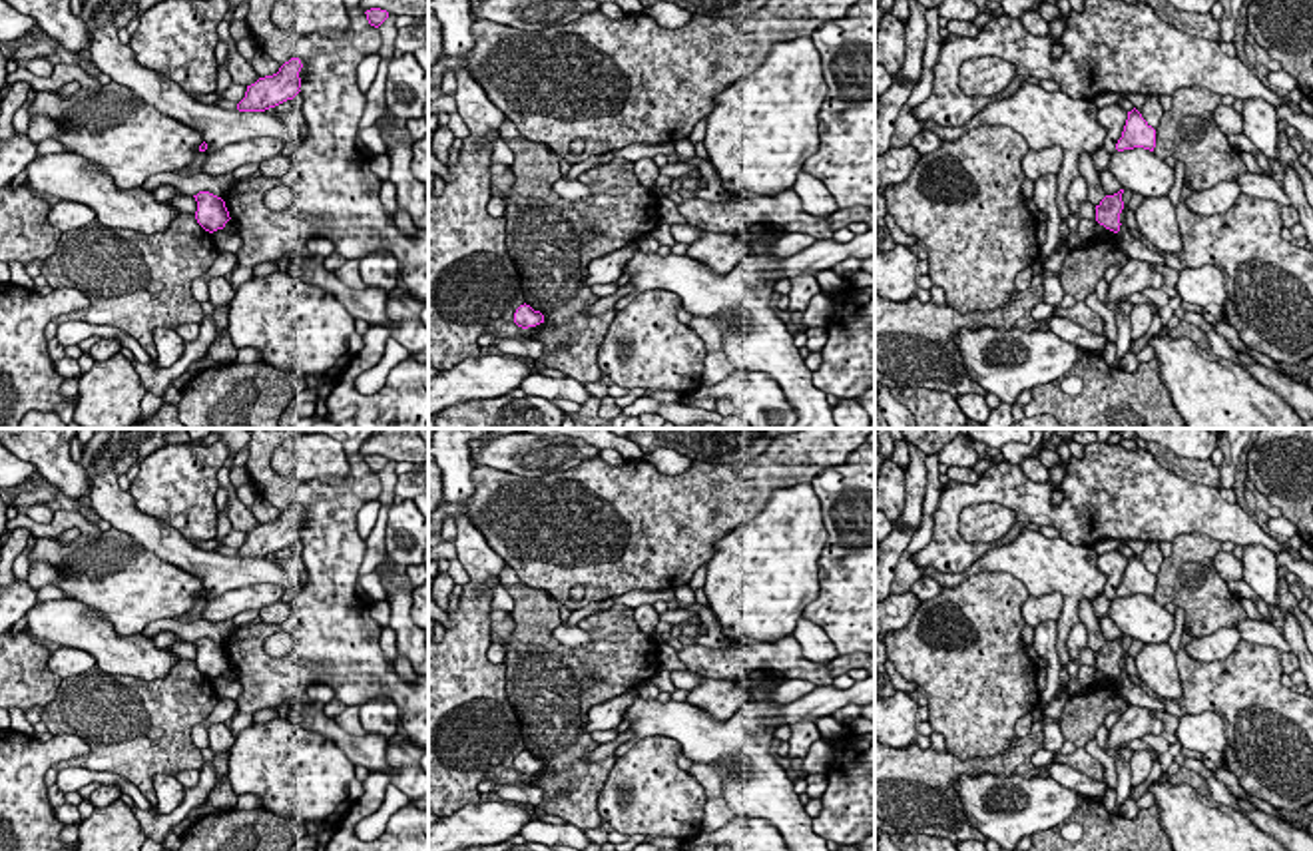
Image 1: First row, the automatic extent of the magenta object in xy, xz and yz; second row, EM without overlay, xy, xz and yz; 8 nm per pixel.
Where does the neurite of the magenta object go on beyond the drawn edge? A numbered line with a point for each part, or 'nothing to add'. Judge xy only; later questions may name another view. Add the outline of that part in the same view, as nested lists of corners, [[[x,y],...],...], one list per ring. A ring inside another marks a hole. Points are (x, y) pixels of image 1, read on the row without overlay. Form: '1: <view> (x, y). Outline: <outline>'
nothing to add

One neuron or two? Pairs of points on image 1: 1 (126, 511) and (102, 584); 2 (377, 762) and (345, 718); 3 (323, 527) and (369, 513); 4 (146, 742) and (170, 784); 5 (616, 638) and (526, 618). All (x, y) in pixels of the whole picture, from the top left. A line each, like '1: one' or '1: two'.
1: two
2: two
3: two
4: two
5: one

